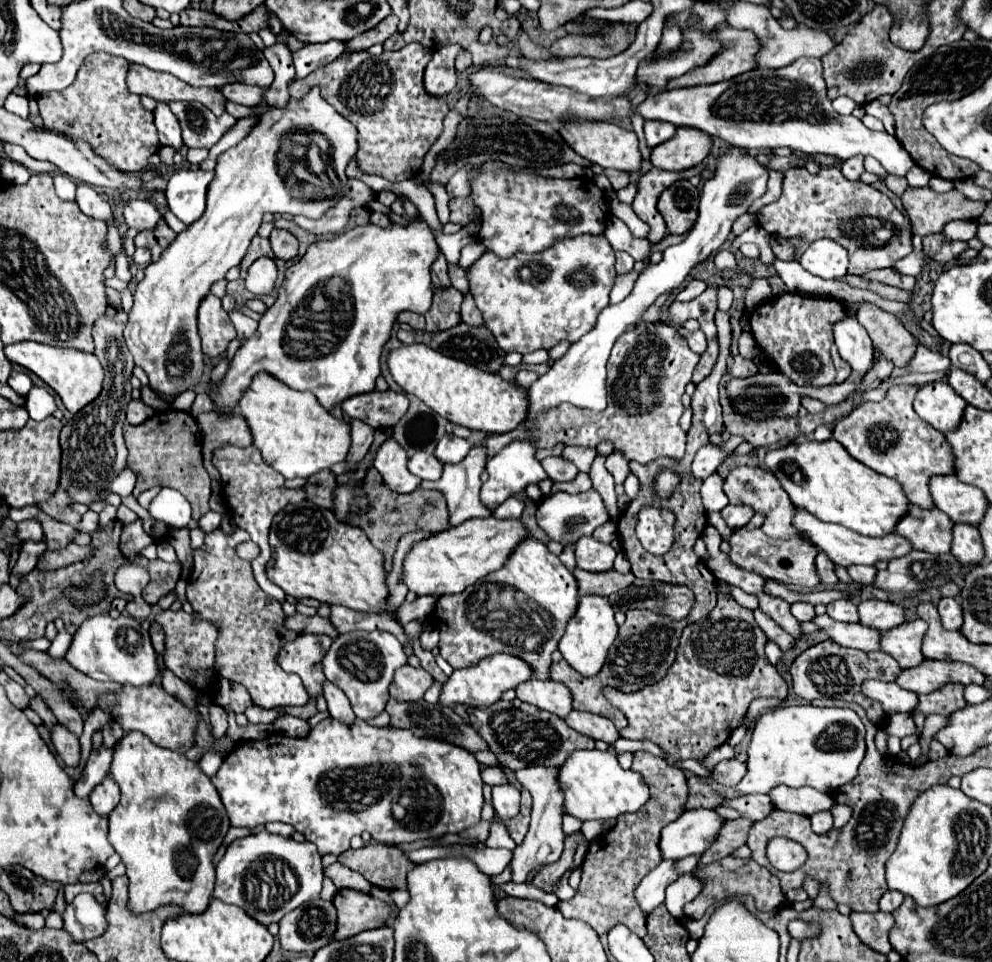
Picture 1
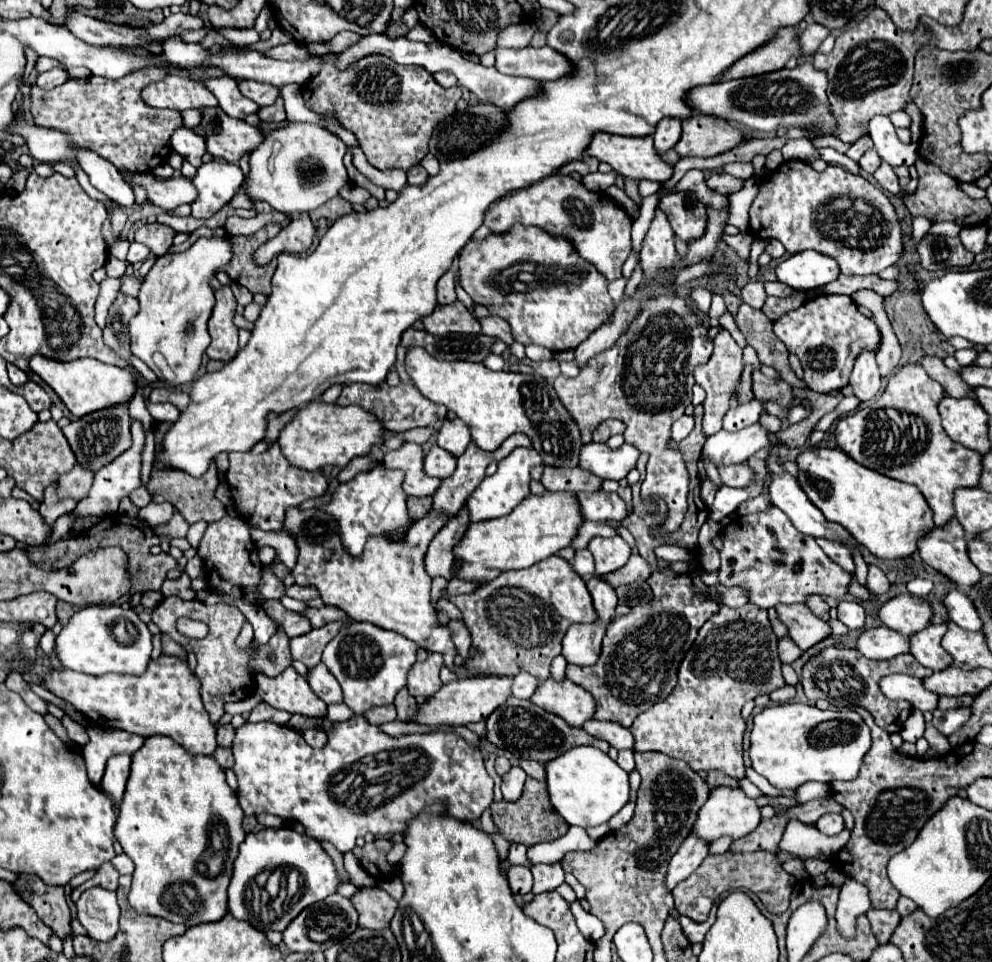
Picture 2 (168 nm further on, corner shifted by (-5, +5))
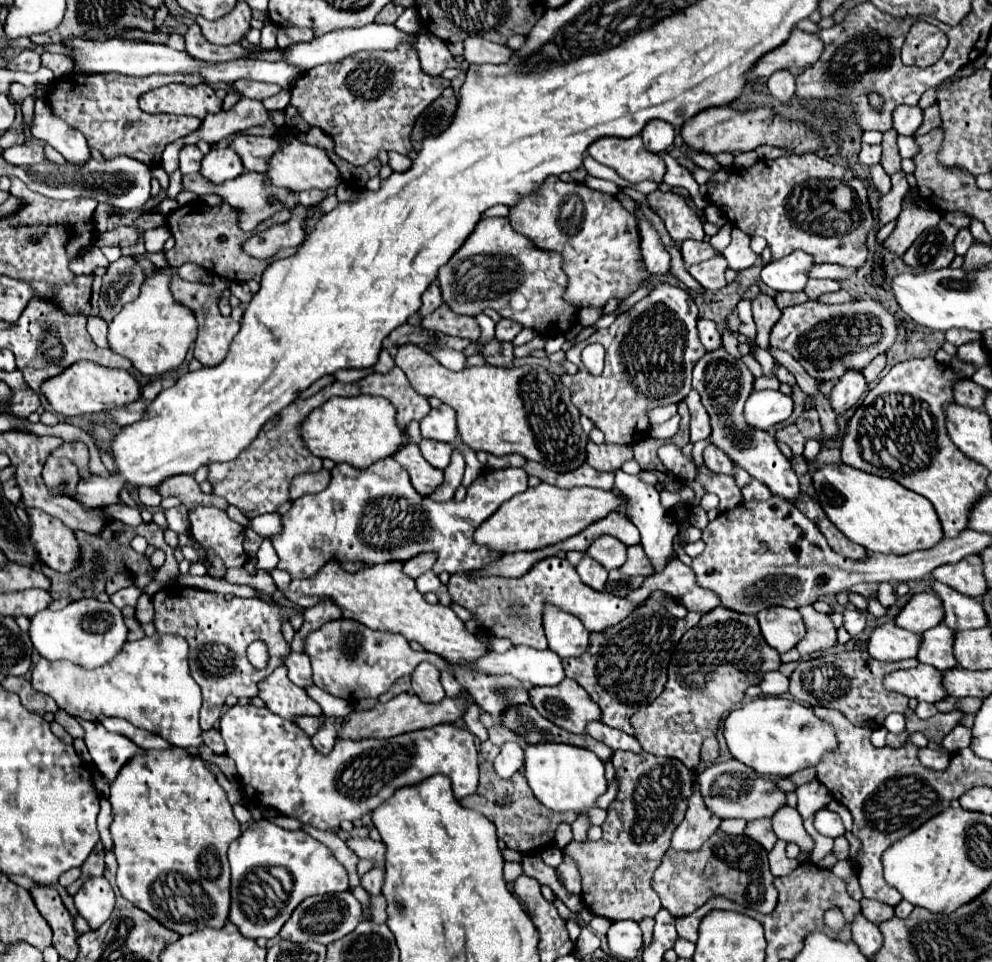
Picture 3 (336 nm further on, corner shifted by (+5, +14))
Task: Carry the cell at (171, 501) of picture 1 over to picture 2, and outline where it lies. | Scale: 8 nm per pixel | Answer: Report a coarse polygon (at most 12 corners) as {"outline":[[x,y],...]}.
{"outline":[[144,486],[129,495],[131,502],[142,508],[151,502]]}

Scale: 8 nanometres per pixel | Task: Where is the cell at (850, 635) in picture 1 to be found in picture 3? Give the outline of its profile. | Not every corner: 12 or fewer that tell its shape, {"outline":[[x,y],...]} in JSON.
{"outline":[[896,623],[872,631],[868,653],[878,661],[912,659],[922,635]]}

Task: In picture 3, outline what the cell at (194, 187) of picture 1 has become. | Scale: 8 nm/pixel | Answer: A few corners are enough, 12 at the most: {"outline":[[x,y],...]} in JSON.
{"outline":[[230,147],[212,149],[202,175],[220,185],[242,175],[244,165]]}

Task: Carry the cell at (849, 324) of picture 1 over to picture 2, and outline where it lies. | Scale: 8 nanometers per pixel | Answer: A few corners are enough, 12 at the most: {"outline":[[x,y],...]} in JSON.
{"outline":[[862,350],[850,376],[852,392],[870,400],[880,390],[876,354]]}

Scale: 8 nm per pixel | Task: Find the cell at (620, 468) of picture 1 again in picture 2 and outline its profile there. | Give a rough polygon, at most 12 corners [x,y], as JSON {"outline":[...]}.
{"outline":[[584,444],[580,466],[600,478],[622,480],[638,450],[622,444]]}

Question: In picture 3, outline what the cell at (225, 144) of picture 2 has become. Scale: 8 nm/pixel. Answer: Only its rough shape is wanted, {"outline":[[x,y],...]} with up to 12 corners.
{"outline":[[236,135],[230,147],[246,171],[266,173],[274,137]]}

